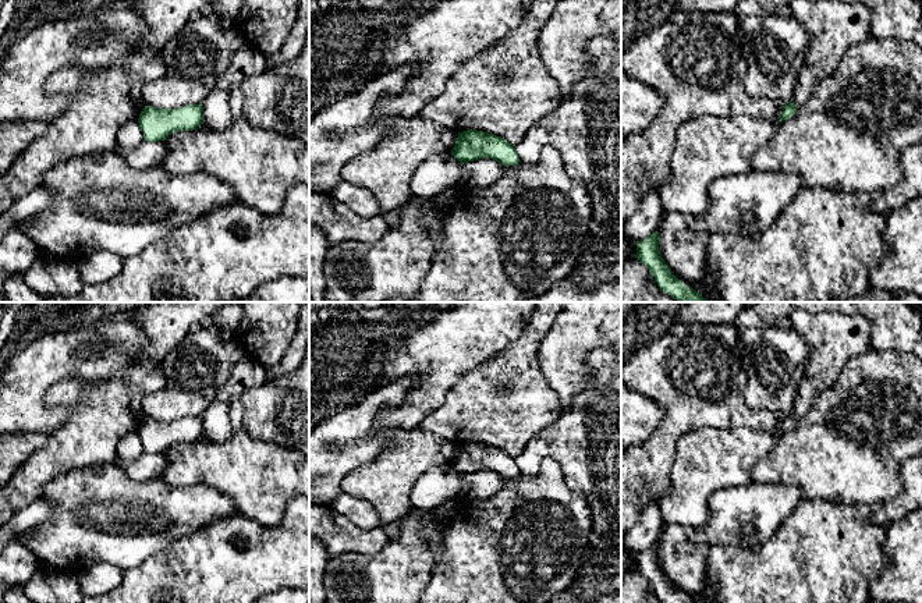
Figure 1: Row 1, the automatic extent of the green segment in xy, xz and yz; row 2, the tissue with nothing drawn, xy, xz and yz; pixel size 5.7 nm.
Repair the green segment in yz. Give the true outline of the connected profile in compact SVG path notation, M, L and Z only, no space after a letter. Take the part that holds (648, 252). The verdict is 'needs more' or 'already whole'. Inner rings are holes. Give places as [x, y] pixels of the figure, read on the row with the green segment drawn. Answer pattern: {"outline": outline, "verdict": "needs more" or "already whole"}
{"outline": "M655 231L650 237L636 241L635 258L649 269L660 290L678 302L708 302L673 274L659 252L659 240L660 235Z", "verdict": "already whole"}

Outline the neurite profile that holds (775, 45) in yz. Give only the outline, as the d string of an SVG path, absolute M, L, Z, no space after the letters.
M735 10L747 60L745 89L773 102L792 102L808 53L808 32L780 13L748 15Z

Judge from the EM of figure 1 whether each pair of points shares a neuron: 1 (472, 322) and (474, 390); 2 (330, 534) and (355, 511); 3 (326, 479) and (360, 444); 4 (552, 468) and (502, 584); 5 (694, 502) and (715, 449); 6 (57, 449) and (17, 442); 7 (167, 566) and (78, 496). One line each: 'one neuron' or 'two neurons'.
1: two neurons
2: two neurons
3: one neuron
4: one neuron
5: one neuron
6: two neurons
7: two neurons

